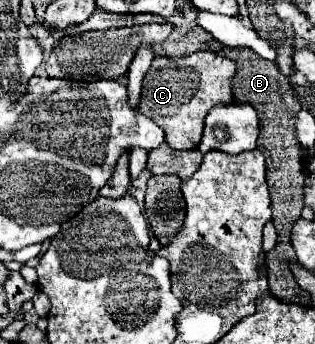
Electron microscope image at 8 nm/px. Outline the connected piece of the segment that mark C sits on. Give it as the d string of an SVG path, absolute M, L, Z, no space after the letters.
M210 50L194 52L182 58L156 56L144 76L138 110L144 116L152 118L152 122L156 122L164 130L166 144L170 148L192 150L200 142L204 116L208 114L208 110L220 102L232 100L234 70L236 66L232 60Z

